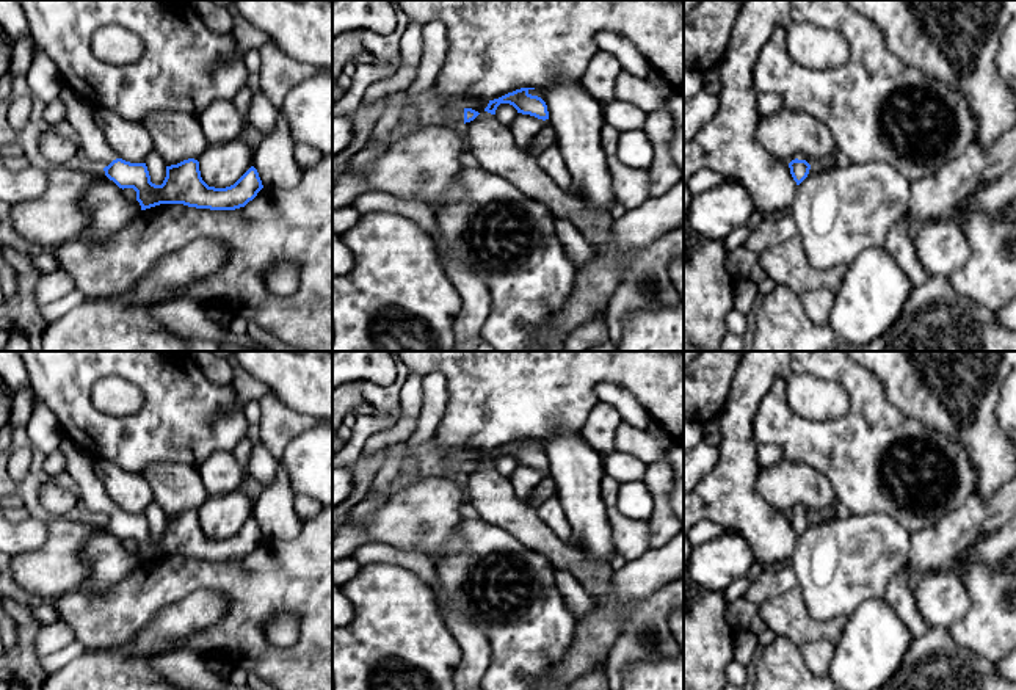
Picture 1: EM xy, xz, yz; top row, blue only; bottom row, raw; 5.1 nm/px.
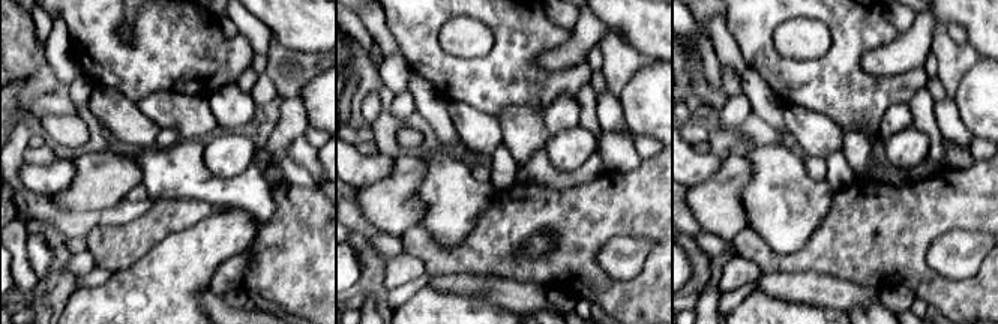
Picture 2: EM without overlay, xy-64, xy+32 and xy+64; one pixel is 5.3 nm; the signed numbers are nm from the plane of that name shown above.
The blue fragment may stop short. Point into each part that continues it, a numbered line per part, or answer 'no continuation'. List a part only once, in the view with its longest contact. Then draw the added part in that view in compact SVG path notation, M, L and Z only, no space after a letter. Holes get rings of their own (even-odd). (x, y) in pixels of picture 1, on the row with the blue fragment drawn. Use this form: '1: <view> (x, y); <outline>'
1: xz (450, 113); M444 105L441 110L442 122L464 125L464 108L461 105Z

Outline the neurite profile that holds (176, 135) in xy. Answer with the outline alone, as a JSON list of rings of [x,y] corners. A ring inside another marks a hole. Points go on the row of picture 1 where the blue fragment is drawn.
[[[161,110],[147,114],[140,124],[149,132],[166,166],[198,160],[209,146],[198,116],[191,113]]]

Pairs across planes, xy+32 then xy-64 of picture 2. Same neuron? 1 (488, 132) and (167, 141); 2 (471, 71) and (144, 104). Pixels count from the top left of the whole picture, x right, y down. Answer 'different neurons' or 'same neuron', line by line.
1: different neurons
2: different neurons

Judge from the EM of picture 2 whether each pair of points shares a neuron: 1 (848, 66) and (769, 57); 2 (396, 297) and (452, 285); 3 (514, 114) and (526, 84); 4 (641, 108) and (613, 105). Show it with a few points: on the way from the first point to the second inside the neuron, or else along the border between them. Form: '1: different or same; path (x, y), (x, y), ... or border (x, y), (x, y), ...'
1: same; path (829, 71), (788, 71)
2: different; border (432, 276), (426, 285)
3: different; border (544, 114), (532, 107), (508, 105), (495, 116)
4: different; border (617, 96), (626, 125)

